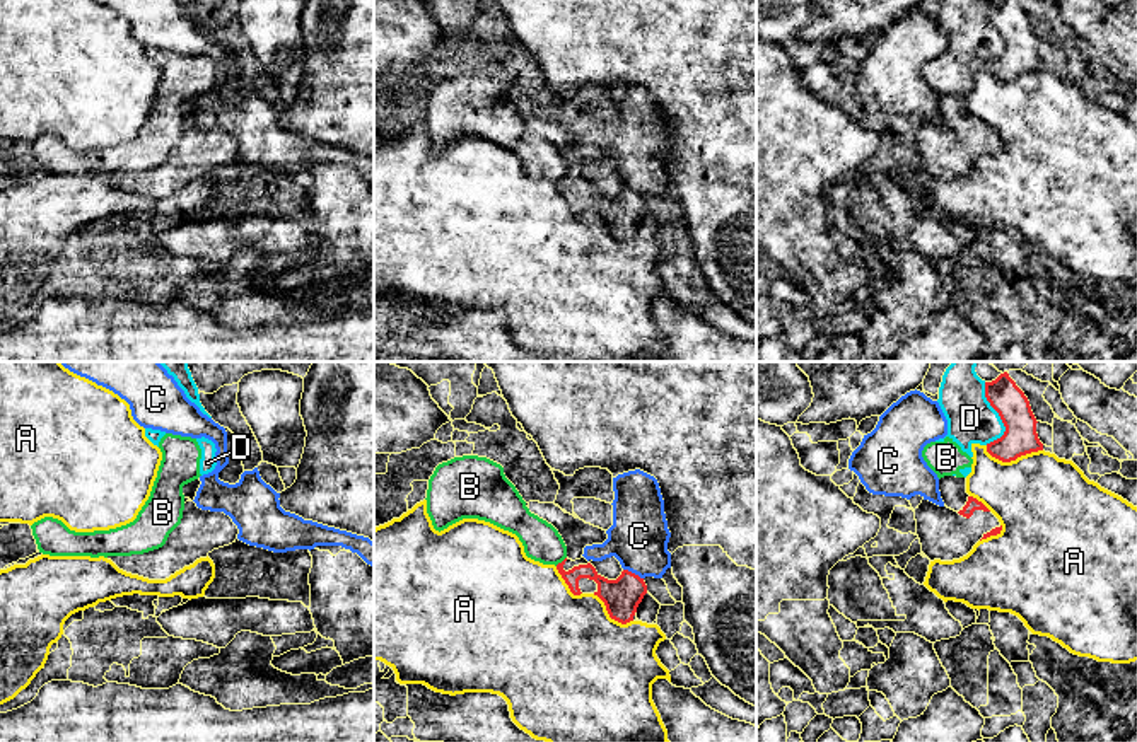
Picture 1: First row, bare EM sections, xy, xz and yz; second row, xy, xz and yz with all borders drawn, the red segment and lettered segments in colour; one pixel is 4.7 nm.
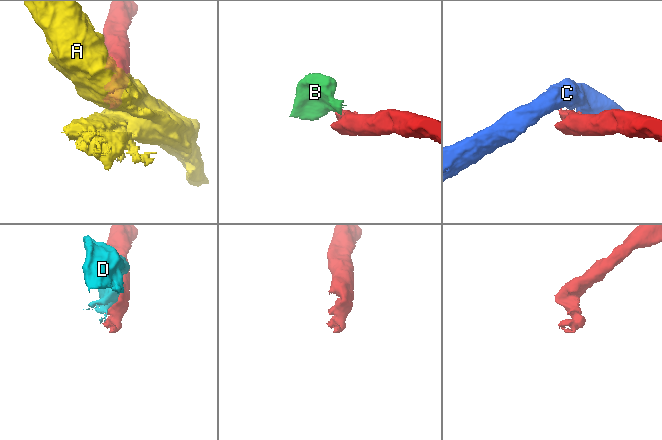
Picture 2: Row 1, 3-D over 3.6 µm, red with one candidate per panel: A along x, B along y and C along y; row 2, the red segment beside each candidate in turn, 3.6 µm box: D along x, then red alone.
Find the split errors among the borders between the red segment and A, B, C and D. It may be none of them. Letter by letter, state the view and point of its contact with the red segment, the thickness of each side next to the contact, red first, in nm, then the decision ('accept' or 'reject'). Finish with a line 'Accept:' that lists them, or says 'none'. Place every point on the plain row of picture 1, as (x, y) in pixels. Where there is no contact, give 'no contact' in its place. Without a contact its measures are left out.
A: contact yz (1013, 77); calibres 160 and 440 nm; reject
B: contact xz (562, 179); calibres 100 and 180 nm; reject
C: contact xz (634, 191); calibres 170 and 280 nm; reject
D: contact yz (999, 33); calibres 160 and 220 nm; reject
Accept: none

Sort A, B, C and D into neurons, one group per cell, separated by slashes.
A / B D / C

